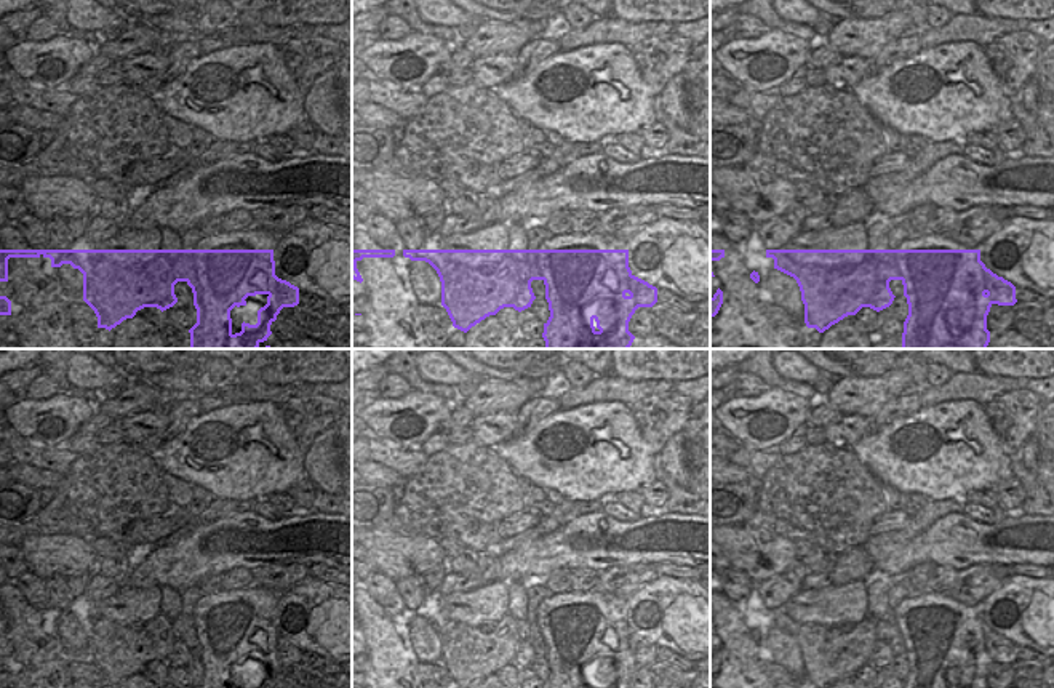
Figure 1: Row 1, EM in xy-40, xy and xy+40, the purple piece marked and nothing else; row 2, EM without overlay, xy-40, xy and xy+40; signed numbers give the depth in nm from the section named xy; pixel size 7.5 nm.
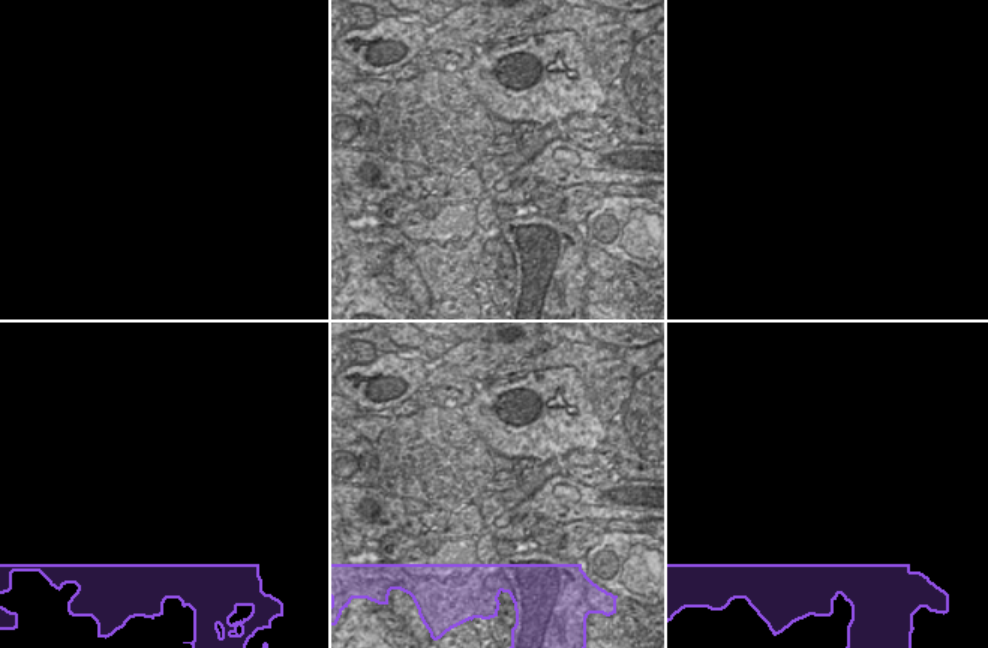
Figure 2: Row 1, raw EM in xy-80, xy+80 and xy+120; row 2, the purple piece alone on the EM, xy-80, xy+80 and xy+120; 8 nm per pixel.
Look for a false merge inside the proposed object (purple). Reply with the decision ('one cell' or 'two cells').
two cells

